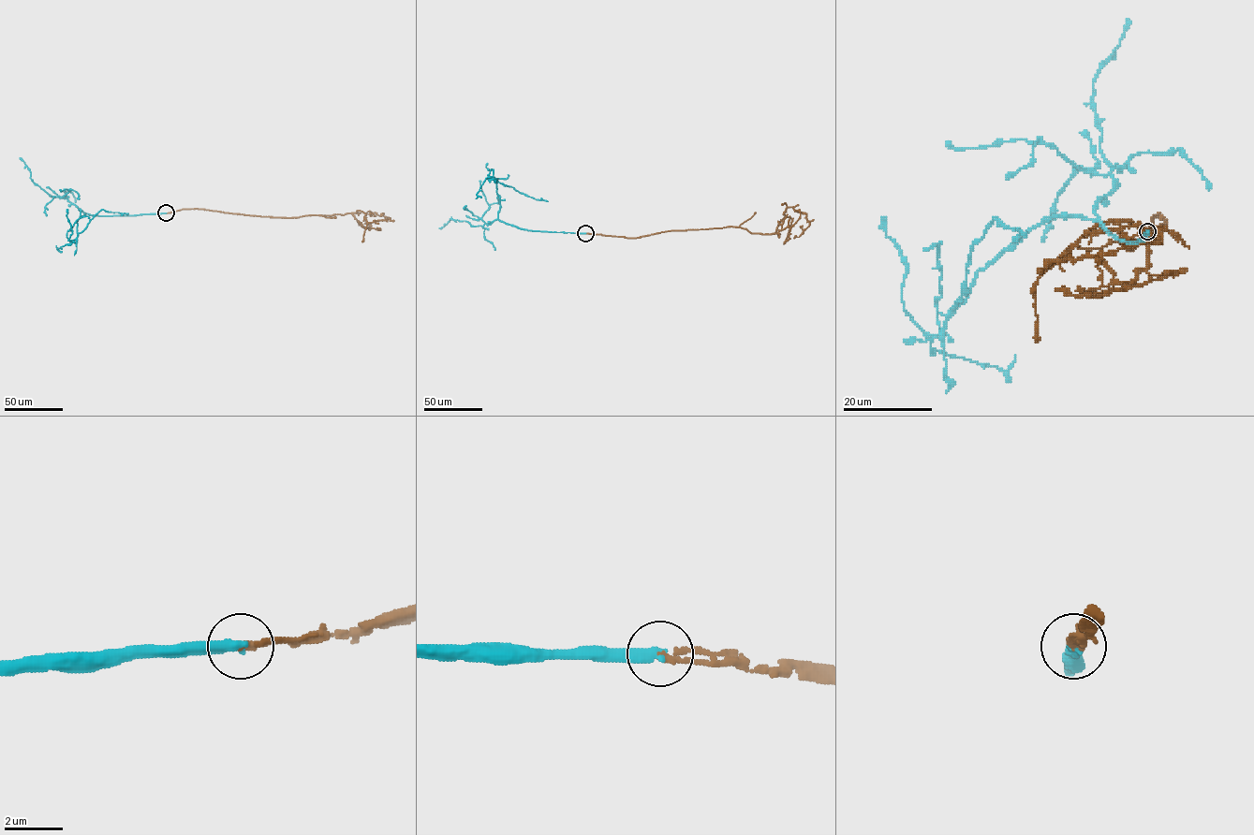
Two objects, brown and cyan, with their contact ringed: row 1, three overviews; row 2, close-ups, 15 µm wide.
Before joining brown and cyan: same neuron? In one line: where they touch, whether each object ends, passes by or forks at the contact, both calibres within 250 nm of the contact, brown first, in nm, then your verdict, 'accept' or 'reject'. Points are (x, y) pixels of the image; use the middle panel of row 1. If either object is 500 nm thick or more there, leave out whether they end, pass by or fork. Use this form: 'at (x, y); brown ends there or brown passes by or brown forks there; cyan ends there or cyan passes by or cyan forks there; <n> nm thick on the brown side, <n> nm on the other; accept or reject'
at (585, 233); brown ends there; cyan ends there; 190 nm thick on the brown side, 400 nm on the other; reject

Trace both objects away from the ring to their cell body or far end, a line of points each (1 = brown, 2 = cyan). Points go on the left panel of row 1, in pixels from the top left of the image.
1: (166, 212), (204, 209), (291, 217), (361, 211), (368, 222), (390, 218), (376, 213), (375, 216)
2: (166, 212), (96, 215), (79, 209), (77, 233), (81, 232), (102, 210), (128, 213)

